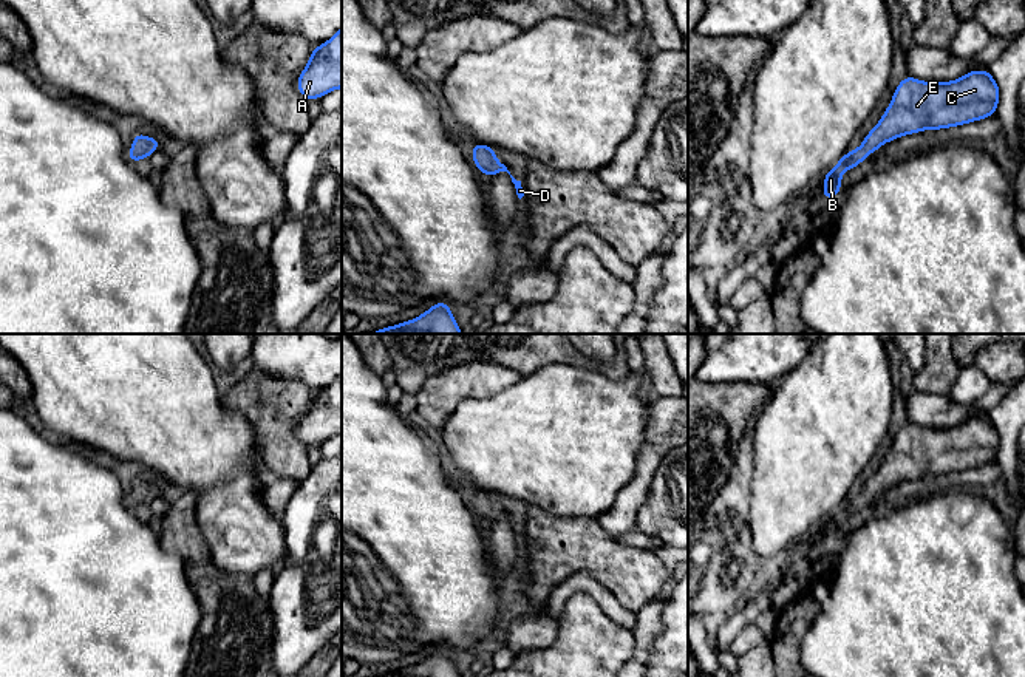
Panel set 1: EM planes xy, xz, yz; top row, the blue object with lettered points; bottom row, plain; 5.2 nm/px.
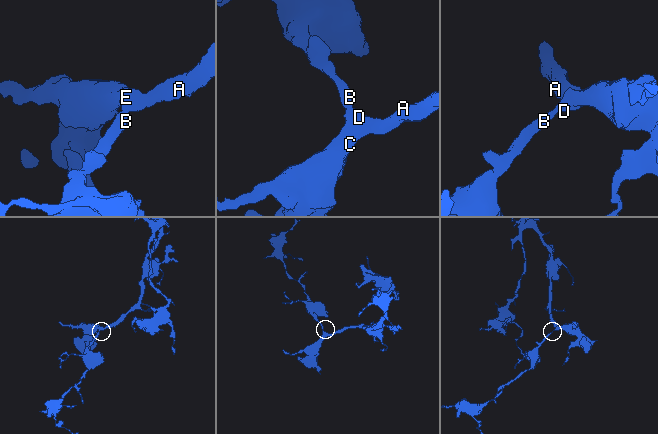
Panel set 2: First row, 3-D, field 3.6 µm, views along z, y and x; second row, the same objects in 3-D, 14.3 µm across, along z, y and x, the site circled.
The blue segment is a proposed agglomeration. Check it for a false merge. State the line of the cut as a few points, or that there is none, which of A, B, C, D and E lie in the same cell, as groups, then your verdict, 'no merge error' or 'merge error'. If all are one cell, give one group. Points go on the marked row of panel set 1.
no cut; A B C D E; no merge error

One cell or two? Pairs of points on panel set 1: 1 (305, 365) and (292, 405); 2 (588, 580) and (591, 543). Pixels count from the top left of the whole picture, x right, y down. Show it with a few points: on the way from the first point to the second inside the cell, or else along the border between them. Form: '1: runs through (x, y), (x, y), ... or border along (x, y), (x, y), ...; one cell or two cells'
1: border along (265, 374), (300, 379), (313, 391); two cells
2: border along (554, 588), (575, 574), (592, 574), (616, 597); two cells

